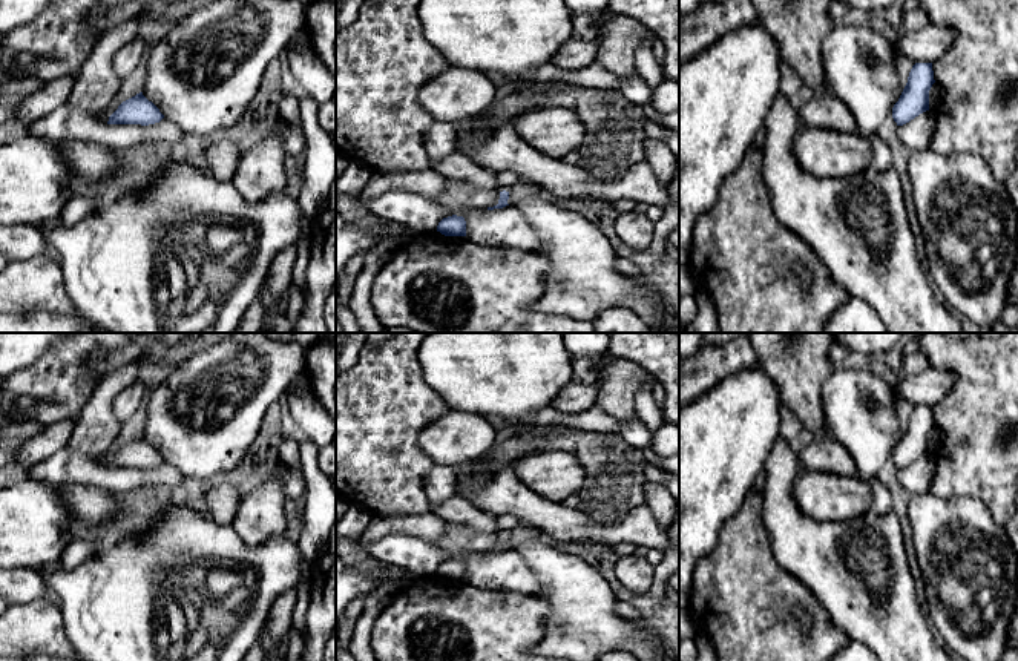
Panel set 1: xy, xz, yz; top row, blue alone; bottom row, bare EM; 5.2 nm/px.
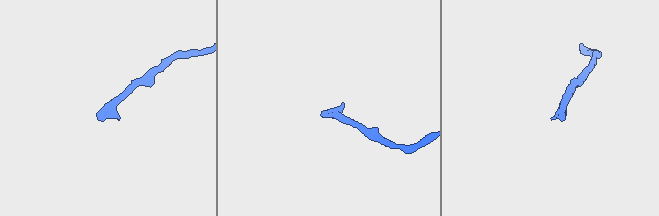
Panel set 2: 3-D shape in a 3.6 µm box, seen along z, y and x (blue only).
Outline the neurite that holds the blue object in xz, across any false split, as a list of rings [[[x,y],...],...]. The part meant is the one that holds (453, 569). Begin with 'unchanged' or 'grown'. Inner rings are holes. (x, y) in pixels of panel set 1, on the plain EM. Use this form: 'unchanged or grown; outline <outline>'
unchanged; outline [[[457,558],[443,561],[437,569],[437,575],[445,580],[466,580],[466,564]]]

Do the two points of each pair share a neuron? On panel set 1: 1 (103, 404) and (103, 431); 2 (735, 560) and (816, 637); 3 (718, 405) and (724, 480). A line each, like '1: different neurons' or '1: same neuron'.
1: same neuron
2: same neuron
3: same neuron

